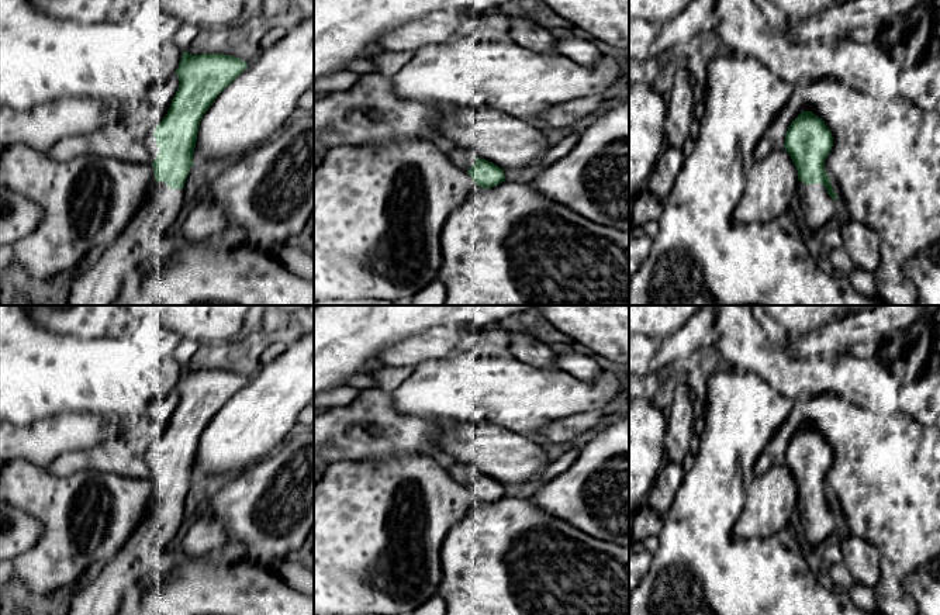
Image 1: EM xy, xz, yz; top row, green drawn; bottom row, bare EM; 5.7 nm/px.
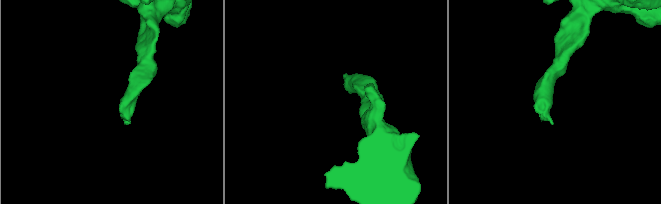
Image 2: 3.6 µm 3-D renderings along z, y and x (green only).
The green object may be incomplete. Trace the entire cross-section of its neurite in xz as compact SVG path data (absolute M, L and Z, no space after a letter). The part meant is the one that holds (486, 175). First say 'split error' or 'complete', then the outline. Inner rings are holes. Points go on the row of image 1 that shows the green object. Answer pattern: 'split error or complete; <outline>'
split error; M459 148L447 149L446 153L455 165L466 170L476 184L483 189L491 189L505 182L504 169L498 167L493 162L476 158Z

